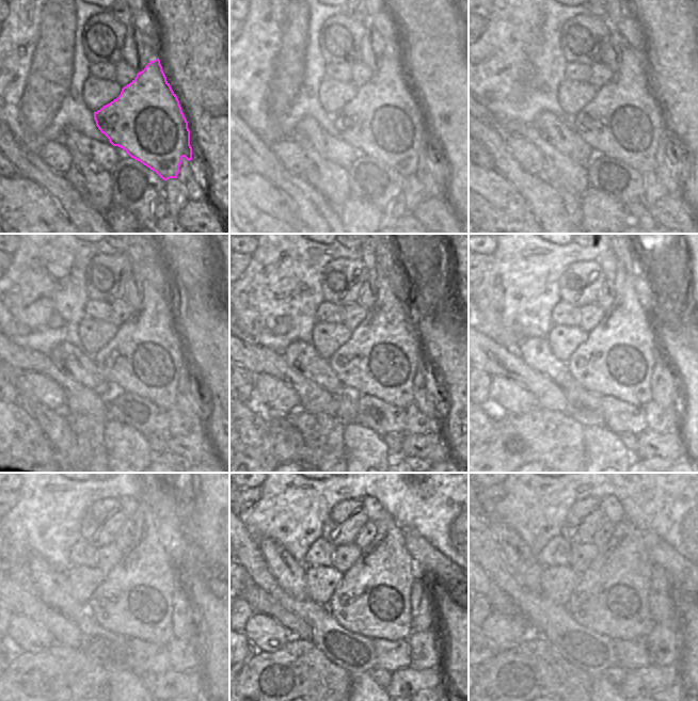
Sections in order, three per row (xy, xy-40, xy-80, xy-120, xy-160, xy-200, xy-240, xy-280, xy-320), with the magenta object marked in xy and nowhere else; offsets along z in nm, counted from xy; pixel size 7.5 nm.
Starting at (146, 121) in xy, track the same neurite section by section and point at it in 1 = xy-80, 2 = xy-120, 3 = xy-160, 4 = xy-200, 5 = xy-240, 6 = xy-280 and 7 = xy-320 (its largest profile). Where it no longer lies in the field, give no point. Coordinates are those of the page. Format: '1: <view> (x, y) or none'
1: xy-80 (624, 122)
2: xy-120 (145, 357)
3: xy-160 (381, 357)
4: xy-200 (617, 359)
5: xy-240 (136, 600)
6: xy-280 (373, 599)
7: xy-320 (612, 598)

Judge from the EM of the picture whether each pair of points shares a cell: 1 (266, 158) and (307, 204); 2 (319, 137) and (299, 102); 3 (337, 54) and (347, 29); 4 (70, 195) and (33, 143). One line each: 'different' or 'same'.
1: same
2: different
3: same
4: different

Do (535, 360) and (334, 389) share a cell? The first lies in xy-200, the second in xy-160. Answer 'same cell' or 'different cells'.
same cell

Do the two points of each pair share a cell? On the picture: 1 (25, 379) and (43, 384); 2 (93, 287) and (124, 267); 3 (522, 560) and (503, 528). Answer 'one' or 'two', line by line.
1: one
2: one
3: one

